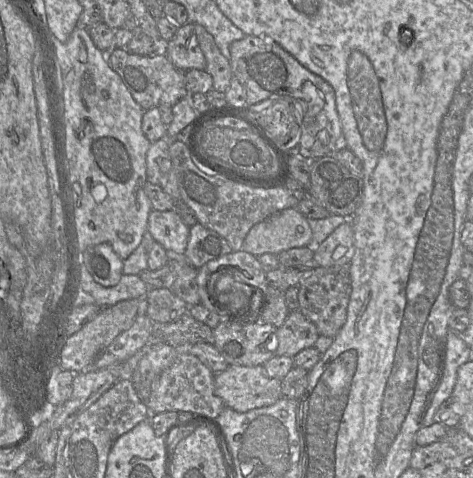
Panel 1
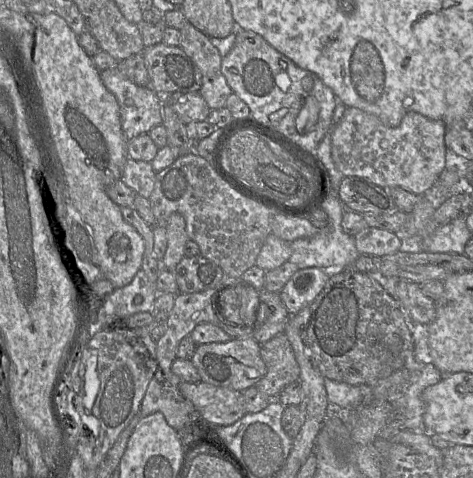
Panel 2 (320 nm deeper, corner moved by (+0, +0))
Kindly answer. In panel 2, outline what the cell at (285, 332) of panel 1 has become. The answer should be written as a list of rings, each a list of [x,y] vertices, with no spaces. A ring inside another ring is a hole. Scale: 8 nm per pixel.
[[[284,332],[261,344],[261,357],[267,373],[255,386],[271,400],[277,400],[283,388],[299,380],[300,375],[292,346]]]

